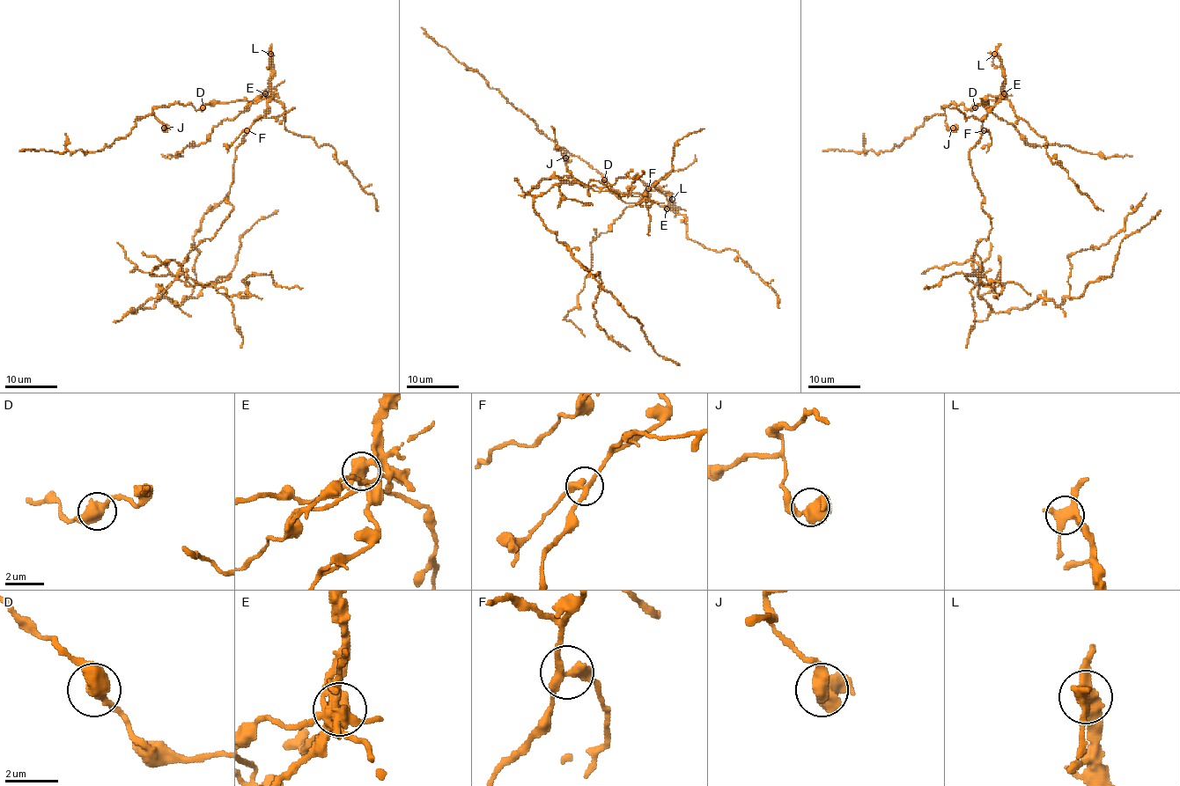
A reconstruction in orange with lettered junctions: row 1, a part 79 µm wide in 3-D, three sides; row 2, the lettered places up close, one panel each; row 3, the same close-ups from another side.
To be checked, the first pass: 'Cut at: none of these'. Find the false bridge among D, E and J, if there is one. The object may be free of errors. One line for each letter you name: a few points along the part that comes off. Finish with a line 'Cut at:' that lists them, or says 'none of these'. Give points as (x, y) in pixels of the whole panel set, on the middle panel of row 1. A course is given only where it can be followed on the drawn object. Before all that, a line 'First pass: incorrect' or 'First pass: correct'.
First pass: incorrect
E: (667, 208), (670, 196), (637, 174), (629, 194), (591, 180), (553, 185), (534, 200), (558, 242), (680, 365)
Cut at: E

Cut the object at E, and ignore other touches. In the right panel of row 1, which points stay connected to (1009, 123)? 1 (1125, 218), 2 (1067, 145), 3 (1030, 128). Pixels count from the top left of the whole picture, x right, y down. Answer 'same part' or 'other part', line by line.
1: same part
2: same part
3: other part

